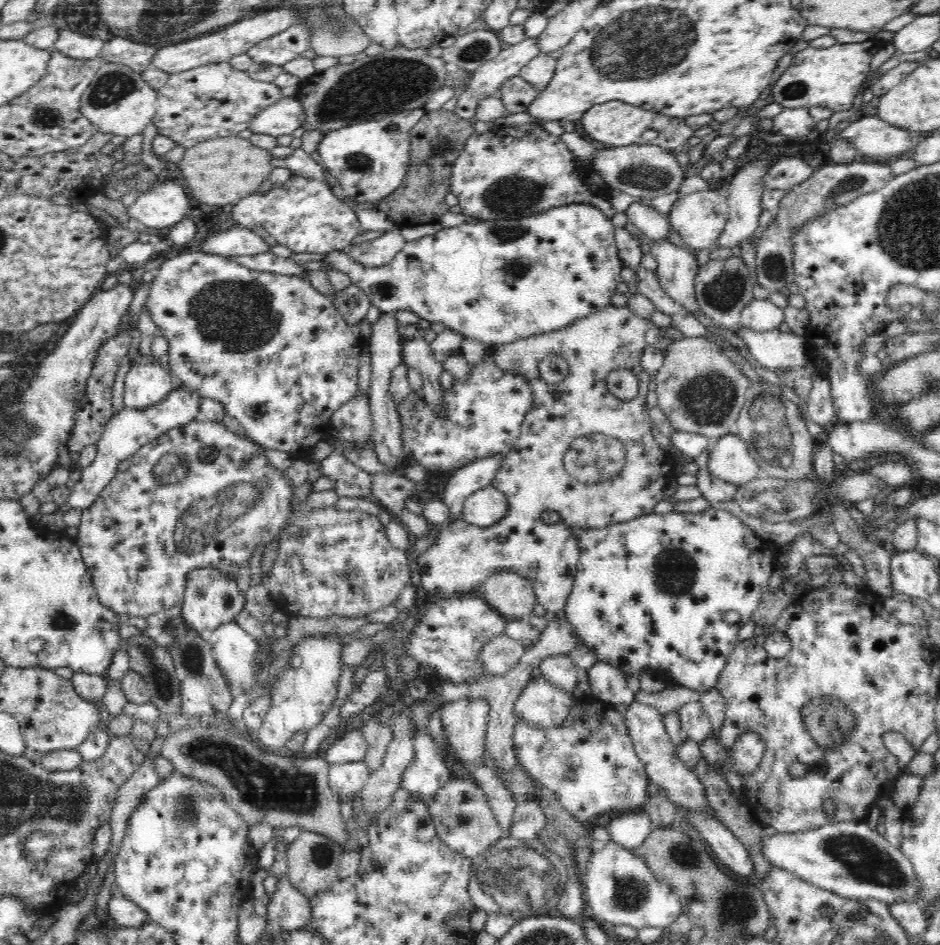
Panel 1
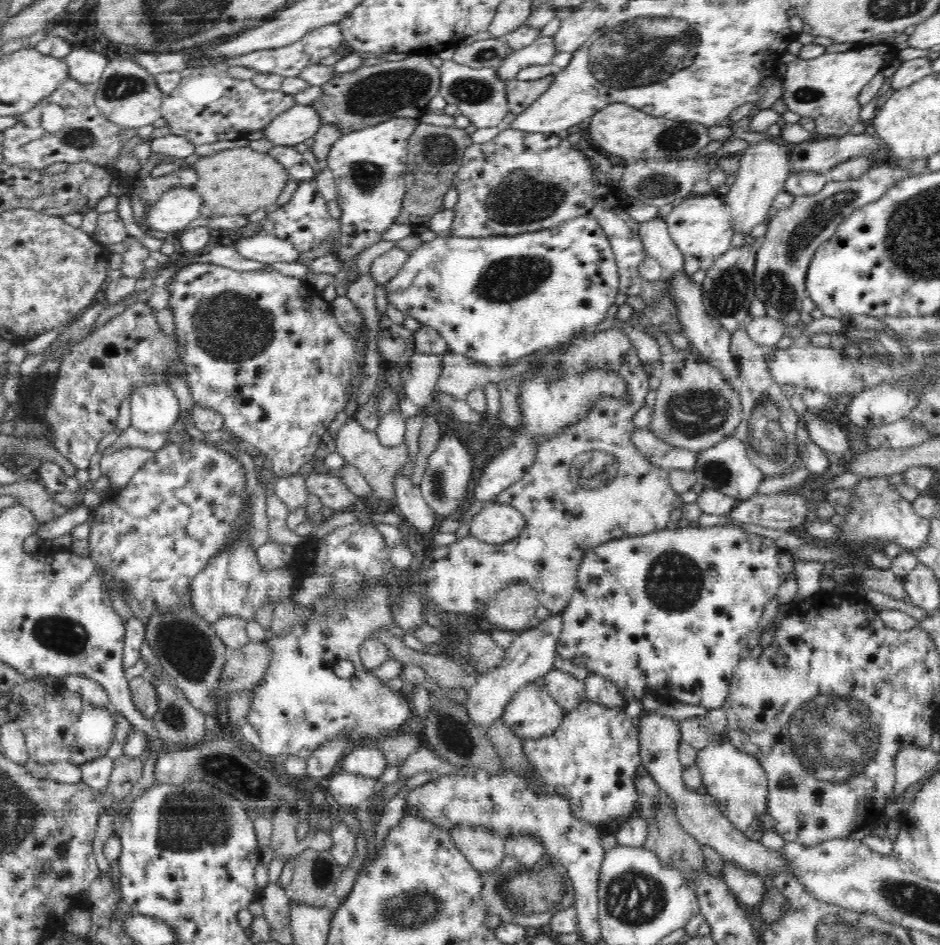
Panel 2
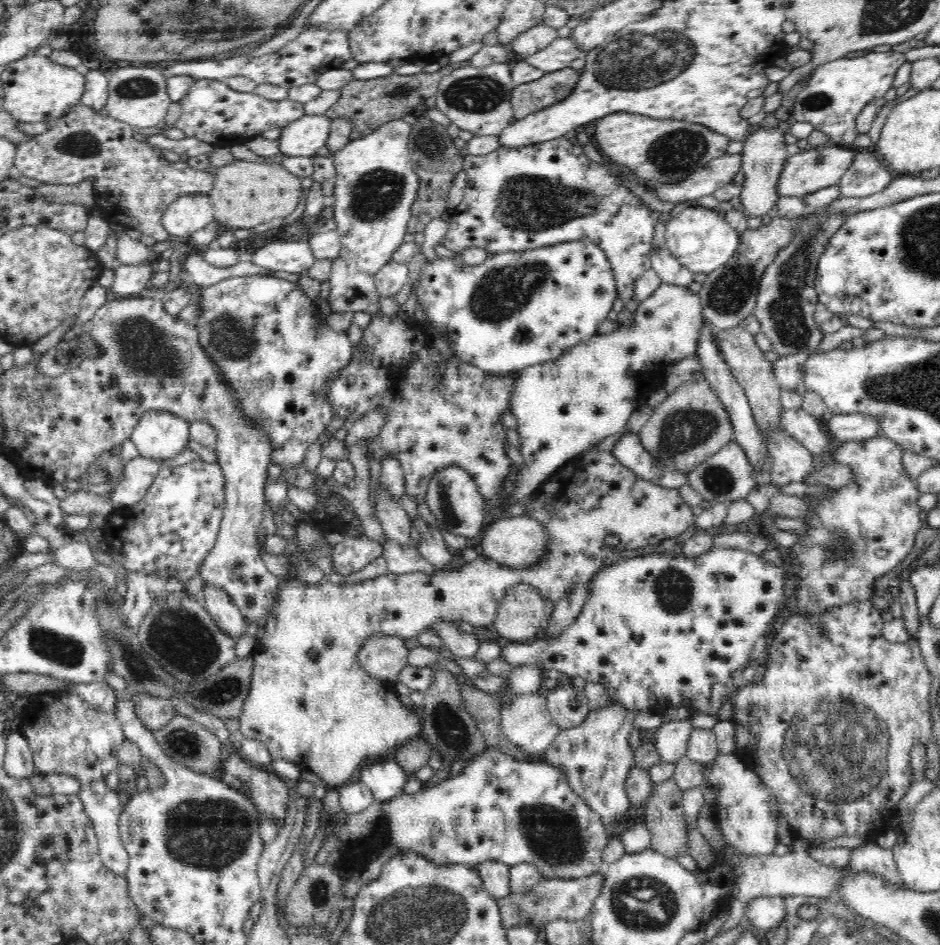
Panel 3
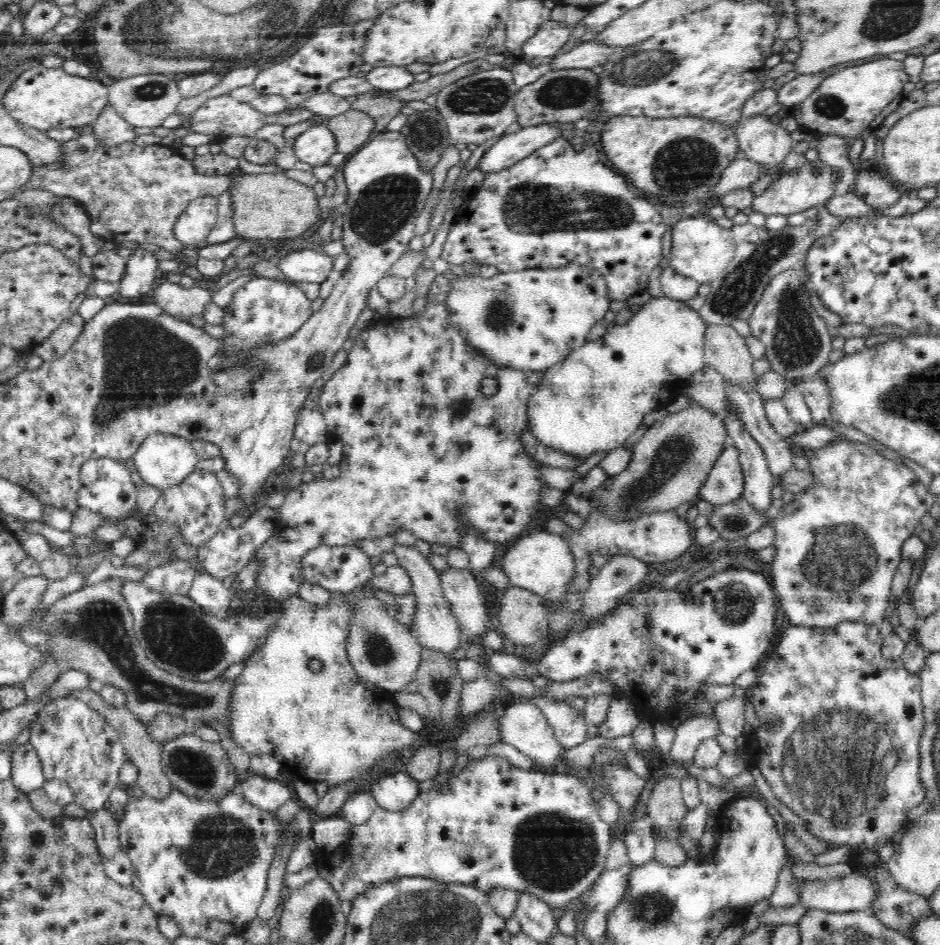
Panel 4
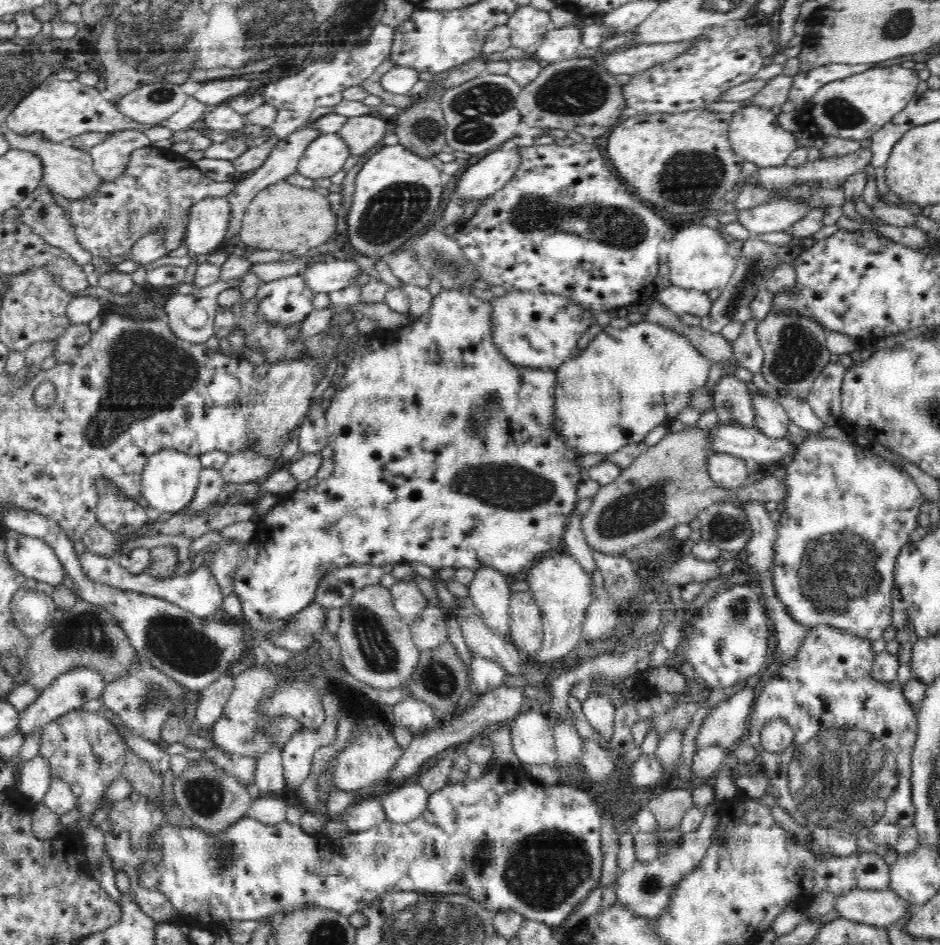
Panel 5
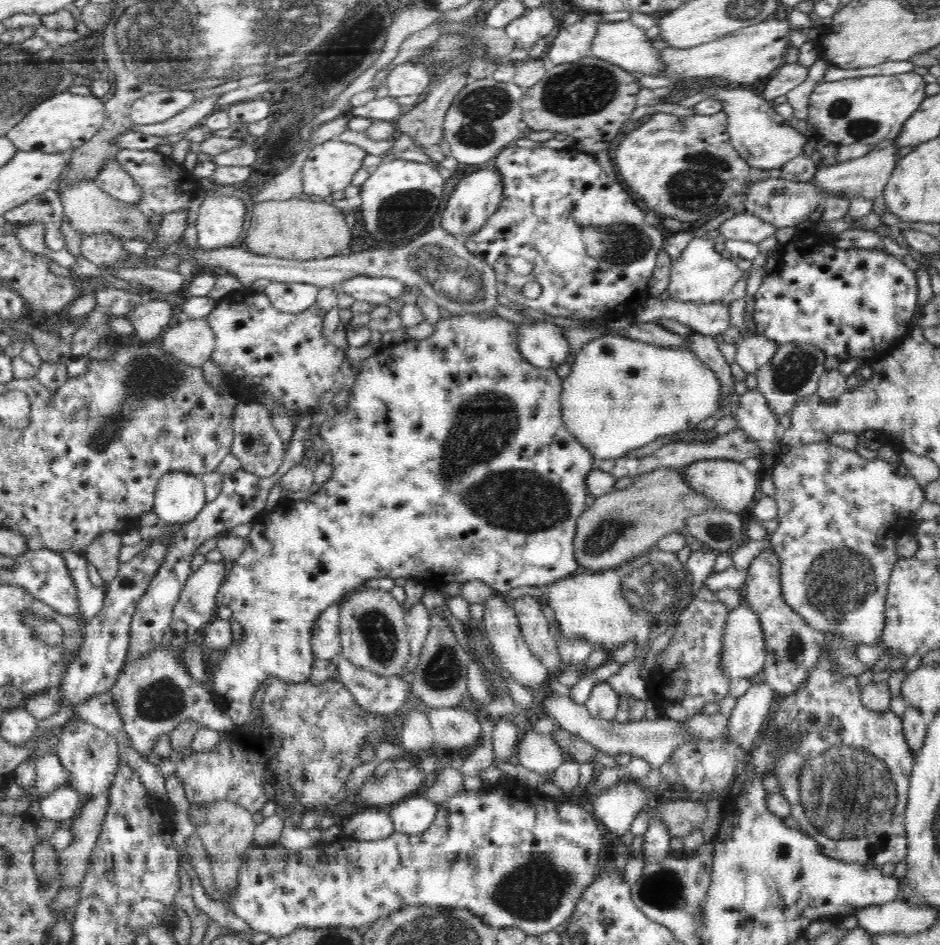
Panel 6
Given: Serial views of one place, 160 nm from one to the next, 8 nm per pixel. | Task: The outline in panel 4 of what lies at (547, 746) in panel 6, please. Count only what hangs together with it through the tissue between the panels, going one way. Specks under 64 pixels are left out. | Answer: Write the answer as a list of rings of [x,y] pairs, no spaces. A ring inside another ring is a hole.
[[[515,699],[503,707],[504,714],[499,718],[499,729],[503,742],[514,746],[530,759],[546,766],[554,765],[564,748],[554,736],[554,729],[548,724],[542,709],[532,699]]]

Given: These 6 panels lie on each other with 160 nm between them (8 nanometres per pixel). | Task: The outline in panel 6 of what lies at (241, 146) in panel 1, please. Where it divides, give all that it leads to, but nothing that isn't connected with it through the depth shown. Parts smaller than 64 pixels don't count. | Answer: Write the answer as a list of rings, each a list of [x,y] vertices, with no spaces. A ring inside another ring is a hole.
[[[296,197],[254,203],[242,245],[257,255],[294,260],[314,260],[346,252],[352,231],[344,214],[318,198]]]

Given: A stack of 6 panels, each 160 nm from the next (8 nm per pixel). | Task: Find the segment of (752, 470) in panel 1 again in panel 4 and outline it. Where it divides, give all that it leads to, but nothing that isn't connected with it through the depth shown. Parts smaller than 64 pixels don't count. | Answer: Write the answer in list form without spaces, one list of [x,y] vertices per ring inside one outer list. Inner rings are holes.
[[[728,443],[700,487],[700,498],[718,507],[736,500],[740,501],[744,486],[739,450]]]

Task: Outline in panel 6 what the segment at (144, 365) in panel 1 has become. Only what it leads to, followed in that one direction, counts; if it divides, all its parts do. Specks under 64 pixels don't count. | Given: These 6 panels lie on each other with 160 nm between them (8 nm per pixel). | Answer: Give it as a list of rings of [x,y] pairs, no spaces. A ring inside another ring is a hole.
[[[167,472],[155,492],[153,512],[161,524],[168,526],[192,522],[208,501],[201,476],[190,472]]]

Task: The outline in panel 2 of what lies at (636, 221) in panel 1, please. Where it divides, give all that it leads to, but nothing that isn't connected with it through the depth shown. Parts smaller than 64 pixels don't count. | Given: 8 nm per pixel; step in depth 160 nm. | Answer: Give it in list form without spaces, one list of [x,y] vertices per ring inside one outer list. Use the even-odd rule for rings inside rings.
[[[657,217],[639,224],[639,235],[646,254],[653,256],[671,274],[684,271],[684,254],[672,241],[664,218]]]

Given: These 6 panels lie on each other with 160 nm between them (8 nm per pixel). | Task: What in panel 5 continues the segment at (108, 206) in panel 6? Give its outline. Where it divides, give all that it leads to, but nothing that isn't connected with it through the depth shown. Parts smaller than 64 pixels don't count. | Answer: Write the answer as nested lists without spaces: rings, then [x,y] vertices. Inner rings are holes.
[[[4,127],[1,131],[12,149],[28,151],[40,158],[44,164],[40,186],[48,186],[50,190],[67,199],[81,199],[97,191],[102,179],[95,172],[94,160],[88,150],[76,148],[67,142],[48,141],[40,133],[20,135]]]

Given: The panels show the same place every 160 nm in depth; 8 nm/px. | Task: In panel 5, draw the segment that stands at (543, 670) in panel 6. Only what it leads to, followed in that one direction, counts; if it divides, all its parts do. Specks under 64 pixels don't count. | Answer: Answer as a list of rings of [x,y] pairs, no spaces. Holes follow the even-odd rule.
[[[482,566],[474,572],[474,580],[469,586],[469,596],[486,626],[491,628],[491,632],[501,634],[510,641],[510,580],[499,570],[488,566]]]

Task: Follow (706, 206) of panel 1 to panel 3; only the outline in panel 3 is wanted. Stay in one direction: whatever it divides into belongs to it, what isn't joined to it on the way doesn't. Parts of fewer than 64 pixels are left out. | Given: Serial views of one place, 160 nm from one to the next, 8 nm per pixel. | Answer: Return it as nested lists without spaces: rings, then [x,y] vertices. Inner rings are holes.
[[[693,203],[671,217],[665,224],[665,246],[688,269],[695,273],[711,273],[728,262],[740,246],[740,235],[726,219],[724,212]]]

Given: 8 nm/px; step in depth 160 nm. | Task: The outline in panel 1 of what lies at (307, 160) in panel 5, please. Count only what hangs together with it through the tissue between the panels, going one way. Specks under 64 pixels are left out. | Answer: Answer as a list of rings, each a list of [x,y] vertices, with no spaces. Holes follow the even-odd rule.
[[[294,97],[282,98],[275,105],[268,106],[250,122],[253,133],[273,137],[283,134],[299,134],[304,124],[305,114],[302,104]]]

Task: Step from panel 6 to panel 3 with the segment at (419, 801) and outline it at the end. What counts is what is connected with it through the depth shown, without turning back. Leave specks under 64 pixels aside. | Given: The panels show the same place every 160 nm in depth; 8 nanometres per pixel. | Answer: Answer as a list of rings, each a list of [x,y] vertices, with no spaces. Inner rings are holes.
[[[388,758],[362,767],[360,782],[371,790],[374,799],[386,804],[400,795],[408,782],[408,775],[396,761]]]

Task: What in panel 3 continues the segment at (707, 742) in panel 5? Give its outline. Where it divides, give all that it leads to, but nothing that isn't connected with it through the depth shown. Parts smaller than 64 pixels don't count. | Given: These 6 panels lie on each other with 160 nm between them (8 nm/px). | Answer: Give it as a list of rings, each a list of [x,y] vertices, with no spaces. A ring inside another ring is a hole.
[[[690,719],[663,722],[656,730],[654,746],[662,762],[676,762],[685,757],[688,739],[694,727]]]

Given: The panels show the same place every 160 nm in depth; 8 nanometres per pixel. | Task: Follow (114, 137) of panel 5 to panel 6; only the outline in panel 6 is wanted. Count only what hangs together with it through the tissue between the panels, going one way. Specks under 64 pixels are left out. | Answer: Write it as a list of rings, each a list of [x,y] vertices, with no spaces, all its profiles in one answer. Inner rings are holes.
[[[118,156],[104,164],[102,172],[95,176],[94,181],[102,190],[110,193],[110,196],[122,202],[134,204],[141,199],[141,188],[121,166]]]

